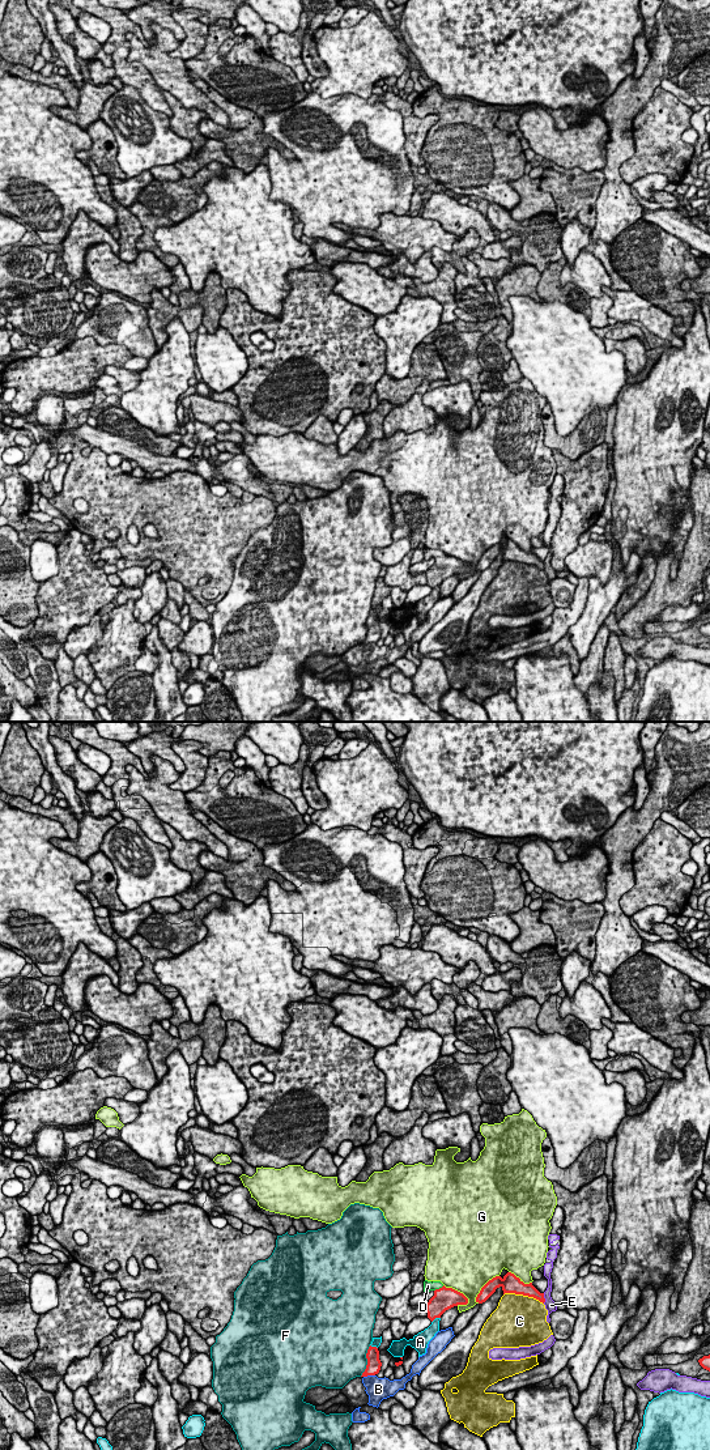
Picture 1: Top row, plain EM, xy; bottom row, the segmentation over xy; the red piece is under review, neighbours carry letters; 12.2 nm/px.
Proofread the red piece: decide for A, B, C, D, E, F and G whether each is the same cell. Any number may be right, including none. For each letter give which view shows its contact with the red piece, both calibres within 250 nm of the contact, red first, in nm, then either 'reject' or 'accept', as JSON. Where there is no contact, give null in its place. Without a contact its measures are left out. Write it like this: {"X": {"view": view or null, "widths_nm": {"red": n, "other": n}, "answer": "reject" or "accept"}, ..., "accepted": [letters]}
{"A": {"view": "xy", "widths_nm": {"red": 280, "other": 160}, "answer": "reject"}, "B": {"view": "xy", "widths_nm": {"red": 170, "other": 280}, "answer": "reject"}, "C": {"view": "xy", "widths_nm": {"red": 220, "other": 500}, "answer": "reject"}, "D": {"view": "xy", "widths_nm": {"red": 280, "other": 130}, "answer": "accept"}, "E": {"view": "xy", "widths_nm": {"red": 160, "other": 140}, "answer": "reject"}, "F": {"view": "xy", "widths_nm": {"red": 170, "other": 460}, "answer": "reject"}, "G": {"view": "xy", "widths_nm": {"red": 280, "other": 480}, "answer": "reject"}, "accepted": ["D"]}

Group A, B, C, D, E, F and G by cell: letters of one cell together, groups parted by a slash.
A / B / C / D / E / F / G

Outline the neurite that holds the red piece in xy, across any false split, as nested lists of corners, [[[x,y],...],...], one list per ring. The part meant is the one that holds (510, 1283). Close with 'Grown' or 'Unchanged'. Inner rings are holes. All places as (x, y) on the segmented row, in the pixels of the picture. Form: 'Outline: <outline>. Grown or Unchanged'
Outline: [[[507,1272],[503,1277],[496,1276],[492,1280],[489,1280],[477,1294],[476,1302],[479,1304],[485,1302],[499,1287],[502,1288],[503,1294],[505,1293],[523,1294],[523,1296],[533,1297],[543,1304],[545,1302],[544,1293],[540,1293],[532,1285],[532,1283],[524,1284],[519,1277],[516,1277],[511,1272]]]. Unchanged

